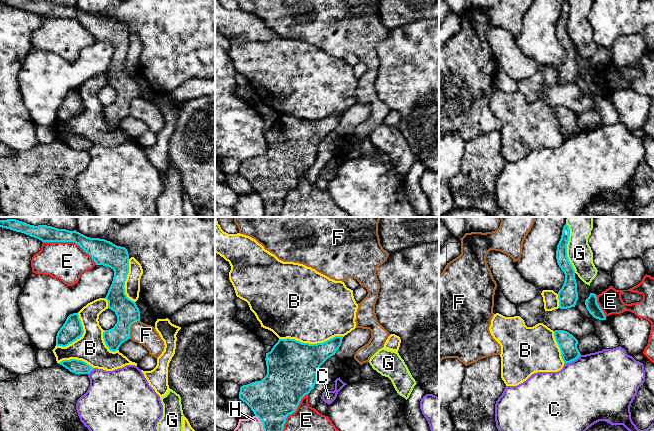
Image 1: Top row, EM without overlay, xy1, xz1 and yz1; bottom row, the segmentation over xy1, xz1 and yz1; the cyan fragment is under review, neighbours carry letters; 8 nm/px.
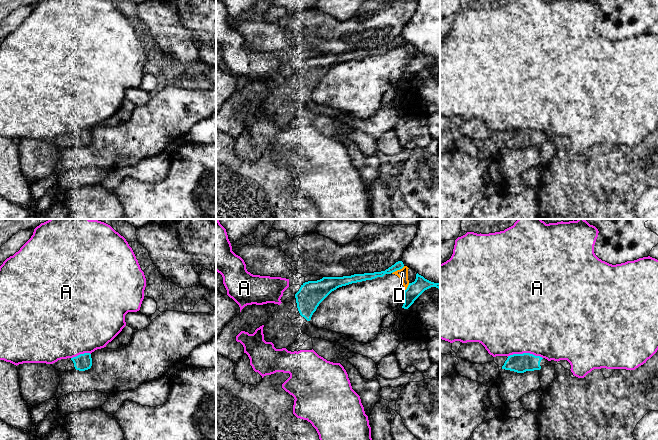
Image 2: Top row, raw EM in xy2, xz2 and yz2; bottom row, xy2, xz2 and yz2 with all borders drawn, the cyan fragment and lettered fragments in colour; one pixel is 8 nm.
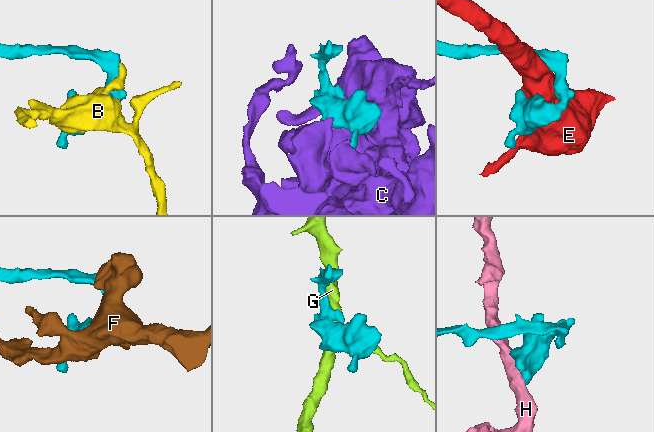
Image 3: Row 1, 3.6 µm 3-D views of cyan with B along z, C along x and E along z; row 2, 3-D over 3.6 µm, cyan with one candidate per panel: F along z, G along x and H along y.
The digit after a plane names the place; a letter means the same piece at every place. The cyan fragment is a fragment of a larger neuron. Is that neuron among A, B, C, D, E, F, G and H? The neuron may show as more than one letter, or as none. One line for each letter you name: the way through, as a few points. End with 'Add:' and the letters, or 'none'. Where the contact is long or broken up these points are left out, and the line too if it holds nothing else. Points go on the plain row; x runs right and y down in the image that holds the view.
Add: none

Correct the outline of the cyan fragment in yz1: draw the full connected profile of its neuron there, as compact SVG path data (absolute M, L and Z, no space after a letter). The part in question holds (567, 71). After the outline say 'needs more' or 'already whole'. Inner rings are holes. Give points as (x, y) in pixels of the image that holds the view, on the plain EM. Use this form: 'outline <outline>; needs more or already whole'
outline M565 0L556 26L557 39L565 50L564 60L558 68L560 85L575 83L578 76L575 46L567 33L567 20L569 17L569 12L570 5L569 2Z; already whole

